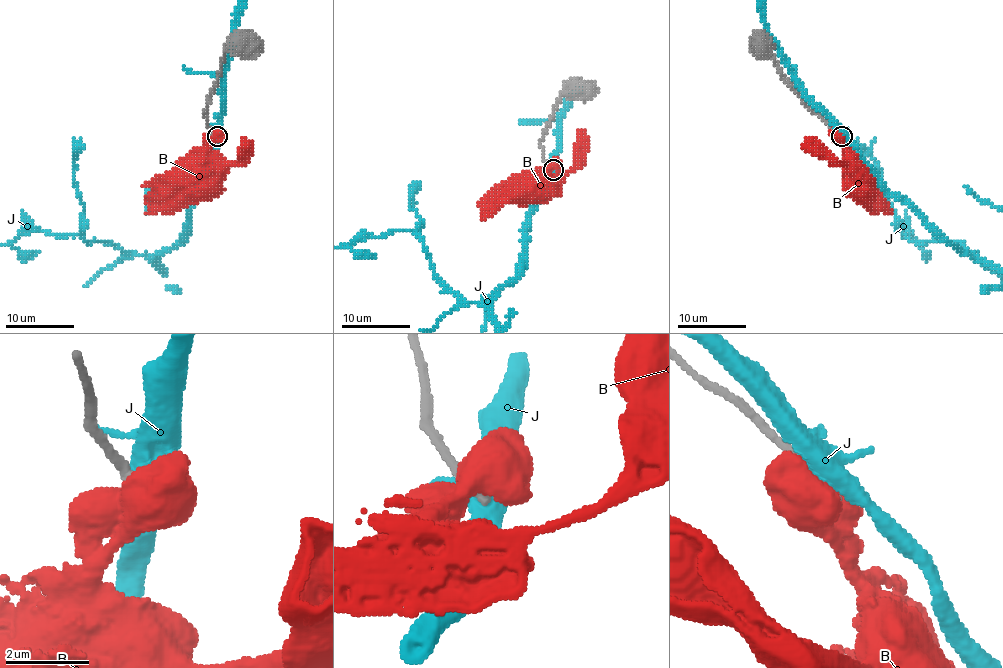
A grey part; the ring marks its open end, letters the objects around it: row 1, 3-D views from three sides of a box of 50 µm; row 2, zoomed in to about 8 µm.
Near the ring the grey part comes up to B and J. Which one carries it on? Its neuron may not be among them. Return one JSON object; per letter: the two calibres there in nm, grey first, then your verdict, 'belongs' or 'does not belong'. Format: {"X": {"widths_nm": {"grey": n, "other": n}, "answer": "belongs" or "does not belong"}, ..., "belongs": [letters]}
{"B": {"widths_nm": {"grey": 280, "other": 600}, "answer": "does not belong"}, "J": {"widths_nm": {"grey": 280, "other": 480}, "answer": "does not belong"}, "belongs": []}

